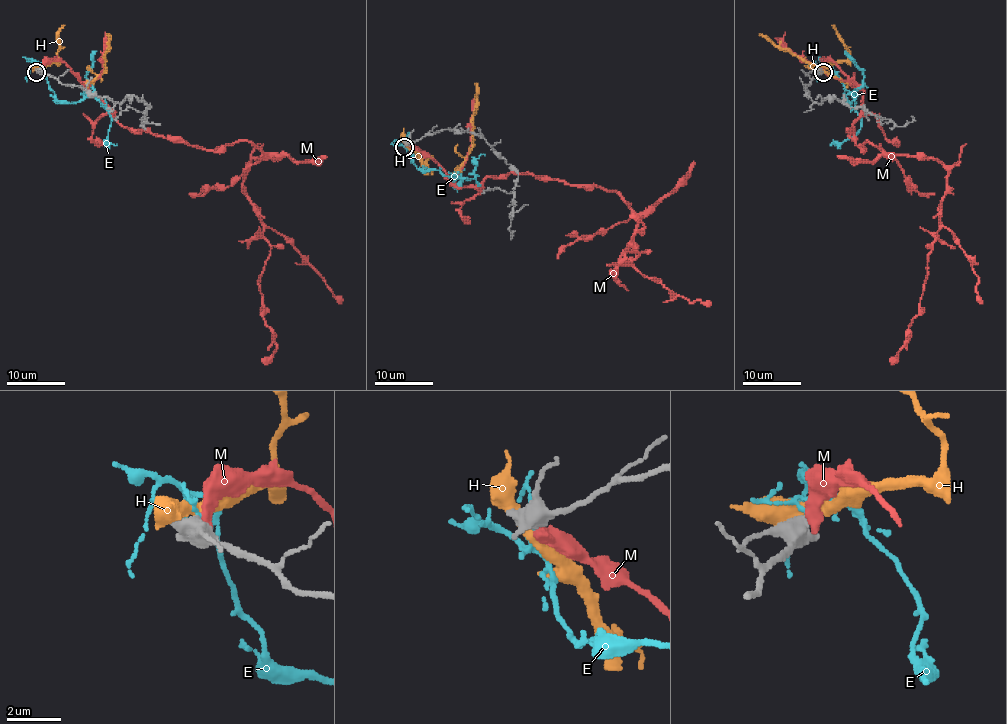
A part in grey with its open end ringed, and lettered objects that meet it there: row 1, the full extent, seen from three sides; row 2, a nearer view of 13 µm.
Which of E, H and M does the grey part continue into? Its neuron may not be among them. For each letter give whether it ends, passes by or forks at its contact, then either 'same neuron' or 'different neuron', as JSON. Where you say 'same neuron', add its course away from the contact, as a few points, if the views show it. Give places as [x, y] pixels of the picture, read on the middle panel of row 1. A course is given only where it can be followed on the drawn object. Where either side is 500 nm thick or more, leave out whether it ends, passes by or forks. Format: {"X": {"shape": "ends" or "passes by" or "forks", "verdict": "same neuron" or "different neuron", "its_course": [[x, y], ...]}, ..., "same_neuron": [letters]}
{"E": {"shape": "passes by", "verdict": "different neuron"}, "H": {"shape": "passes by", "verdict": "different neuron"}, "M": {"shape": "ends", "verdict": "different neuron"}, "same_neuron": []}

